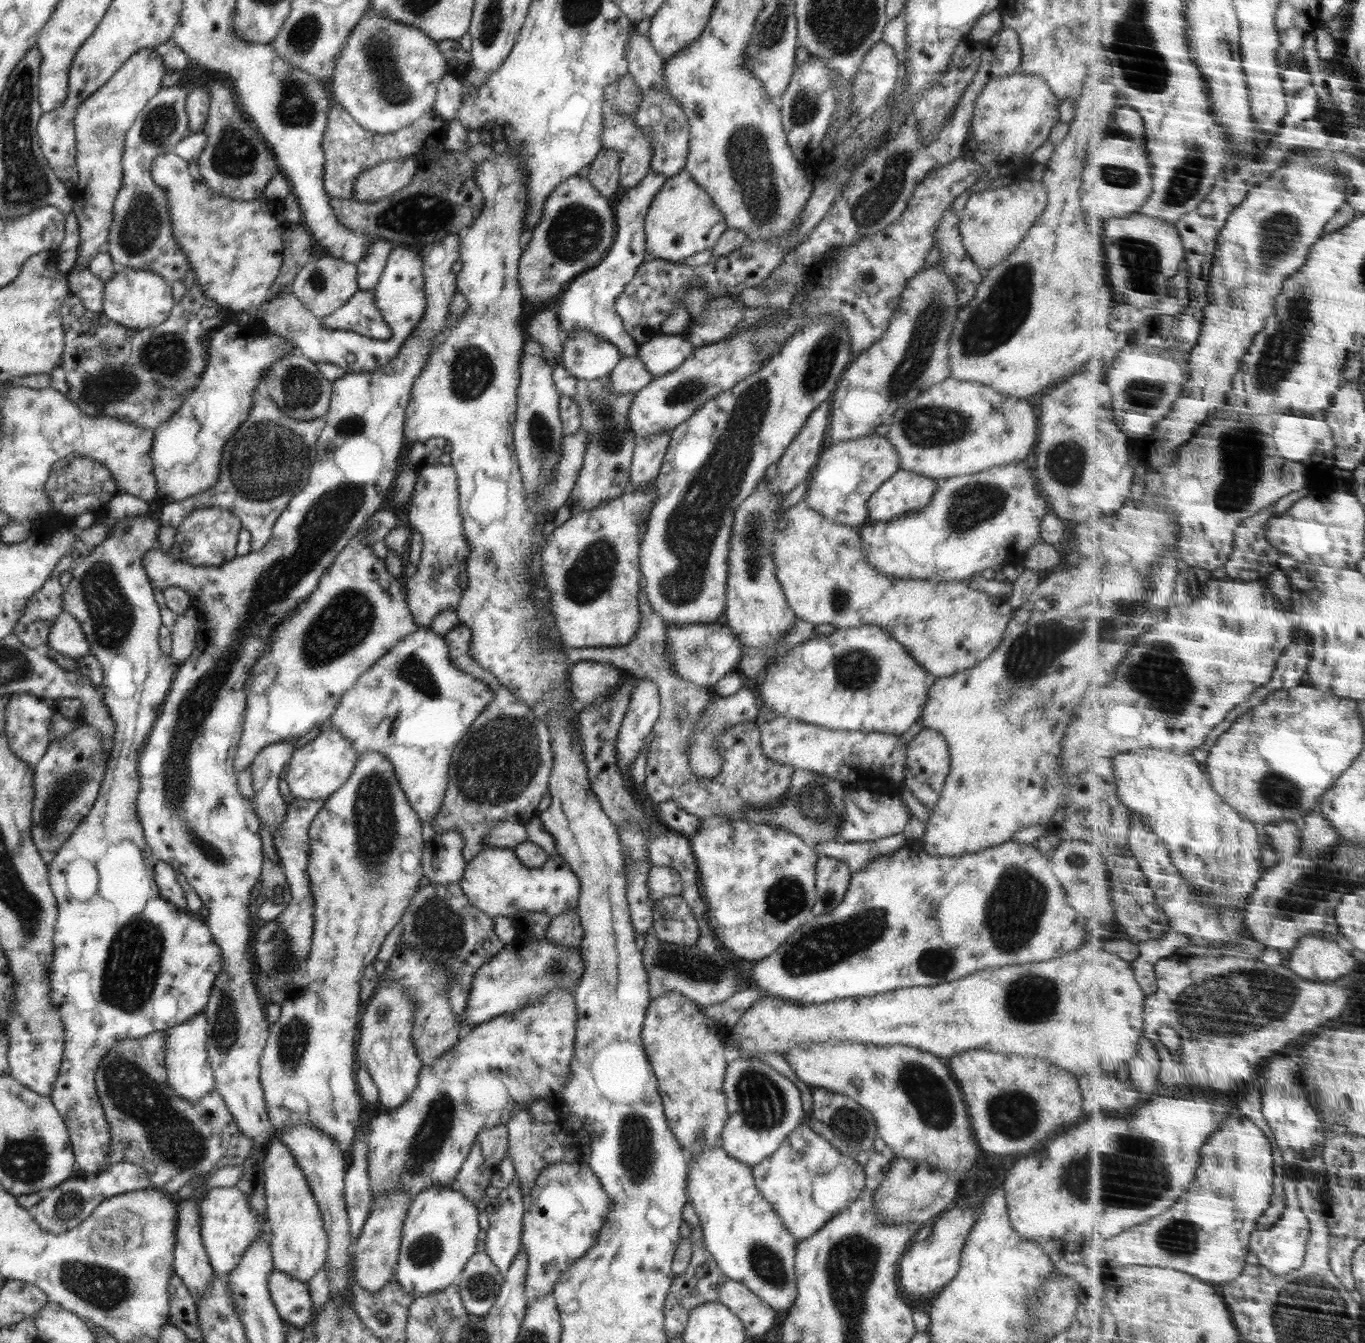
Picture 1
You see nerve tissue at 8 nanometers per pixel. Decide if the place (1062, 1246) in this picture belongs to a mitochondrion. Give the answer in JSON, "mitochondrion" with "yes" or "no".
{"mitochondrion":"no"}

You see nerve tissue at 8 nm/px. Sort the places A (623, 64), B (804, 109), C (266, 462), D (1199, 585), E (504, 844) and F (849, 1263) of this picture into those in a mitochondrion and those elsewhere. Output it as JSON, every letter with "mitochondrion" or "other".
{"A":"other","B":"mitochondrion","C":"mitochondrion","D":"other","E":"other","F":"mitochondrion"}

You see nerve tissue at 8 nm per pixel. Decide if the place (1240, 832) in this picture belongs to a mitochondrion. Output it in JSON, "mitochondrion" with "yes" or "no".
{"mitochondrion":"no"}

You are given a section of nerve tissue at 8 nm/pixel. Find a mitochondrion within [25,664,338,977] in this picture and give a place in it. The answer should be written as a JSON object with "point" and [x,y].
{"point":[65,789]}

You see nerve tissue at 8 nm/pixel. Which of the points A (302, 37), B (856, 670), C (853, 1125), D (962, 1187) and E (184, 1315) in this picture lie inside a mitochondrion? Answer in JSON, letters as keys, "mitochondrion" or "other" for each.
{"A":"mitochondrion","B":"mitochondrion","C":"mitochondrion","D":"other","E":"other"}

